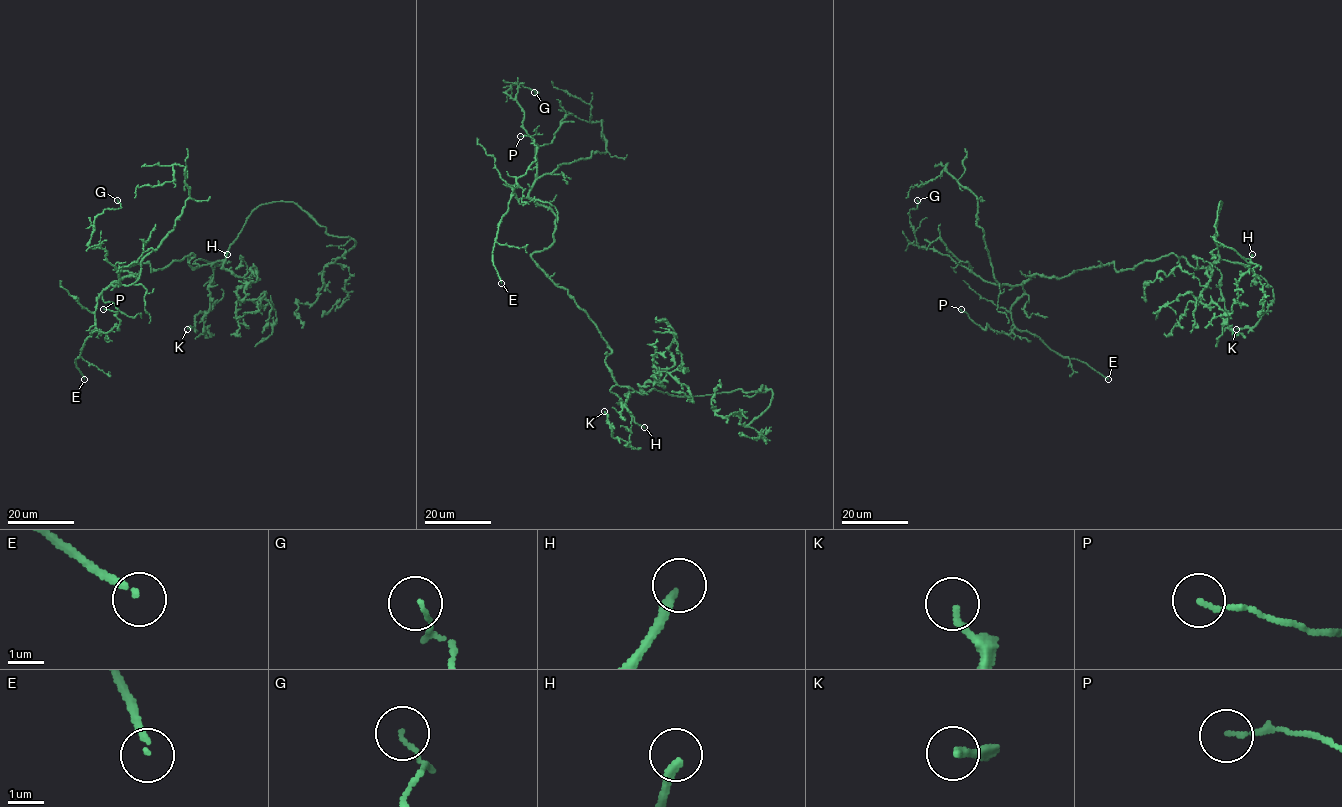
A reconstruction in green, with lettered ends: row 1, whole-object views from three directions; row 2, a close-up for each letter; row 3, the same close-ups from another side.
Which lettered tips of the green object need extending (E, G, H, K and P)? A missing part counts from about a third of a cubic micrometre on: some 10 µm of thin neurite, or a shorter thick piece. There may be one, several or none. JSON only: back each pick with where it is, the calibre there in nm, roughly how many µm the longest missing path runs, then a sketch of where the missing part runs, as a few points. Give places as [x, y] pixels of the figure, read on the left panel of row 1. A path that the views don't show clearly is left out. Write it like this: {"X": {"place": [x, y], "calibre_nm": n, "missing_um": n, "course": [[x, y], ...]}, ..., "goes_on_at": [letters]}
{"E": {"place": [84, 379], "calibre_nm": 160, "missing_um": 40}, "H": {"place": [227, 254], "calibre_nm": 240, "missing_um": 50}, "goes_on_at": ["E", "H"]}

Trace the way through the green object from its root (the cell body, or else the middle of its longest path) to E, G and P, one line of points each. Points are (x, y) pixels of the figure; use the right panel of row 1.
E: (1141, 262), (1120, 271), (1106, 263), (1061, 278), (1036, 274), (1011, 307), (1016, 328), (1108, 379)
G: (1141, 262), (993, 284), (918, 247), (908, 214), (917, 200)
P: (1141, 262), (1120, 271), (1106, 263), (1061, 278), (1031, 276), (1011, 307), (1010, 334), (982, 329), (961, 309)

